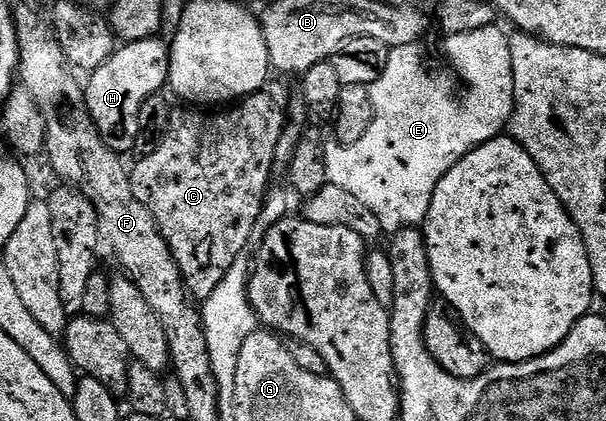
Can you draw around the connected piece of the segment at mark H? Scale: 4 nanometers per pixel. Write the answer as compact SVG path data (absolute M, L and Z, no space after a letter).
M156 36L154 38L146 38L140 42L128 42L126 44L120 45L116 49L113 56L109 56L109 60L105 60L105 64L101 64L101 68L90 71L89 77L91 78L88 82L85 82L85 89L83 92L83 98L87 102L87 111L89 116L95 121L95 127L97 132L101 136L101 140L108 146L109 149L114 150L116 154L120 156L127 156L127 153L135 146L135 141L139 138L139 106L143 106L159 89L166 87L168 85L167 77L169 76L169 64L171 63L171 51L169 49L168 43L166 41L162 42L162 37Z

